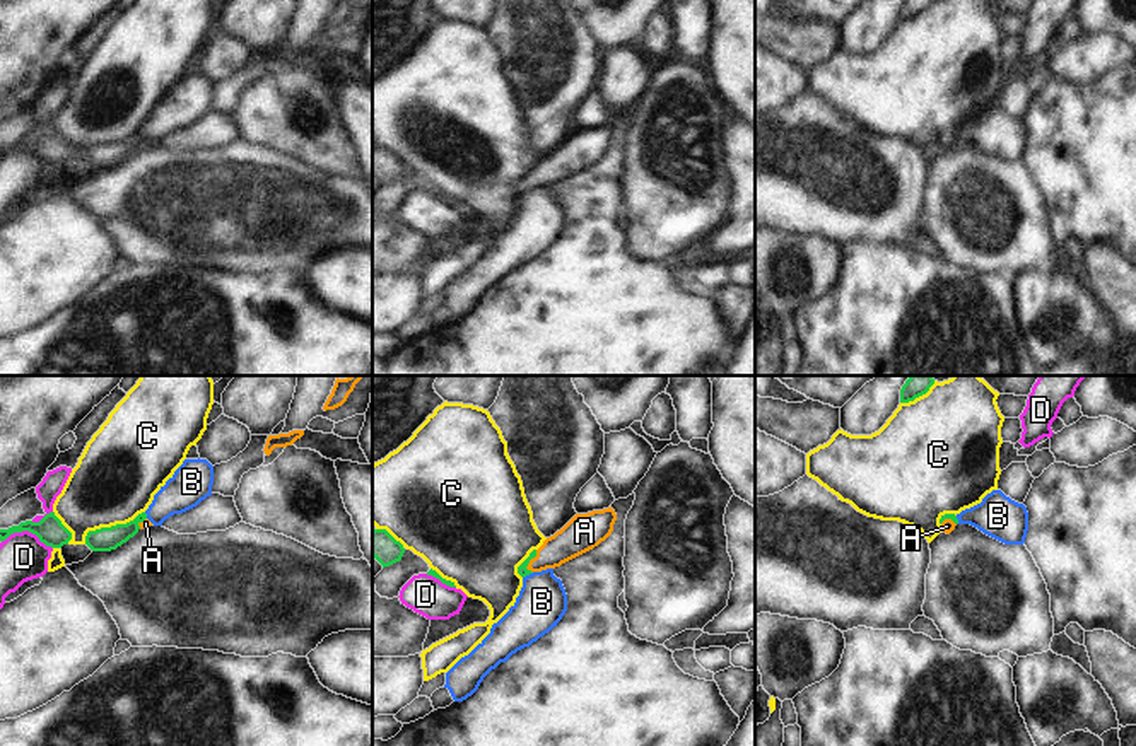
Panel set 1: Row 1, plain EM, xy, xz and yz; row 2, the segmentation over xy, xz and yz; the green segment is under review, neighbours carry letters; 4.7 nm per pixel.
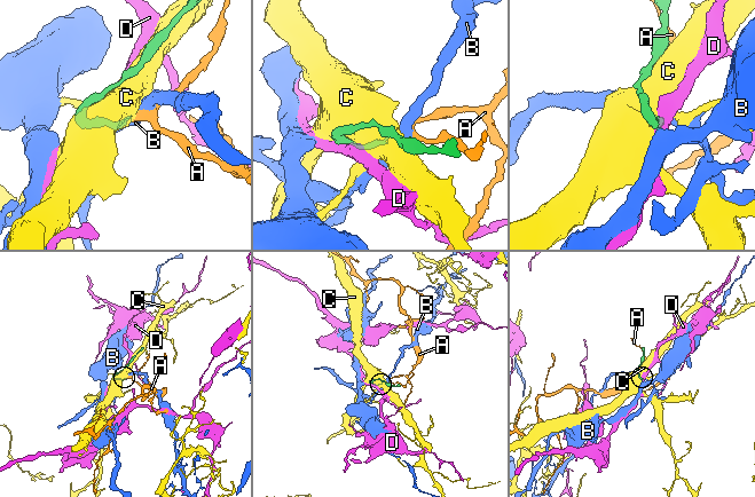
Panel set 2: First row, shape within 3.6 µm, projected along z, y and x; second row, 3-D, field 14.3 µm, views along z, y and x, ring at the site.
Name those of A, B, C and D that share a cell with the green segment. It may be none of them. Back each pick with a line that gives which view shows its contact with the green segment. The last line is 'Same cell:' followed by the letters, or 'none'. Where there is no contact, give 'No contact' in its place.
A: Touches green in xz
Same cell: A.

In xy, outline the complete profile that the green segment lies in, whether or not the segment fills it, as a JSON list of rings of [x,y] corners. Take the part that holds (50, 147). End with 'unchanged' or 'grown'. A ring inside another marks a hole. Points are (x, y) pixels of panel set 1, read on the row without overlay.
[[[50,130],[39,140],[26,138],[19,143],[0,147],[0,159],[5,159],[10,152],[22,149],[36,152],[41,160],[51,166],[61,166],[72,157],[72,150],[61,142],[55,130]]] | unchanged

